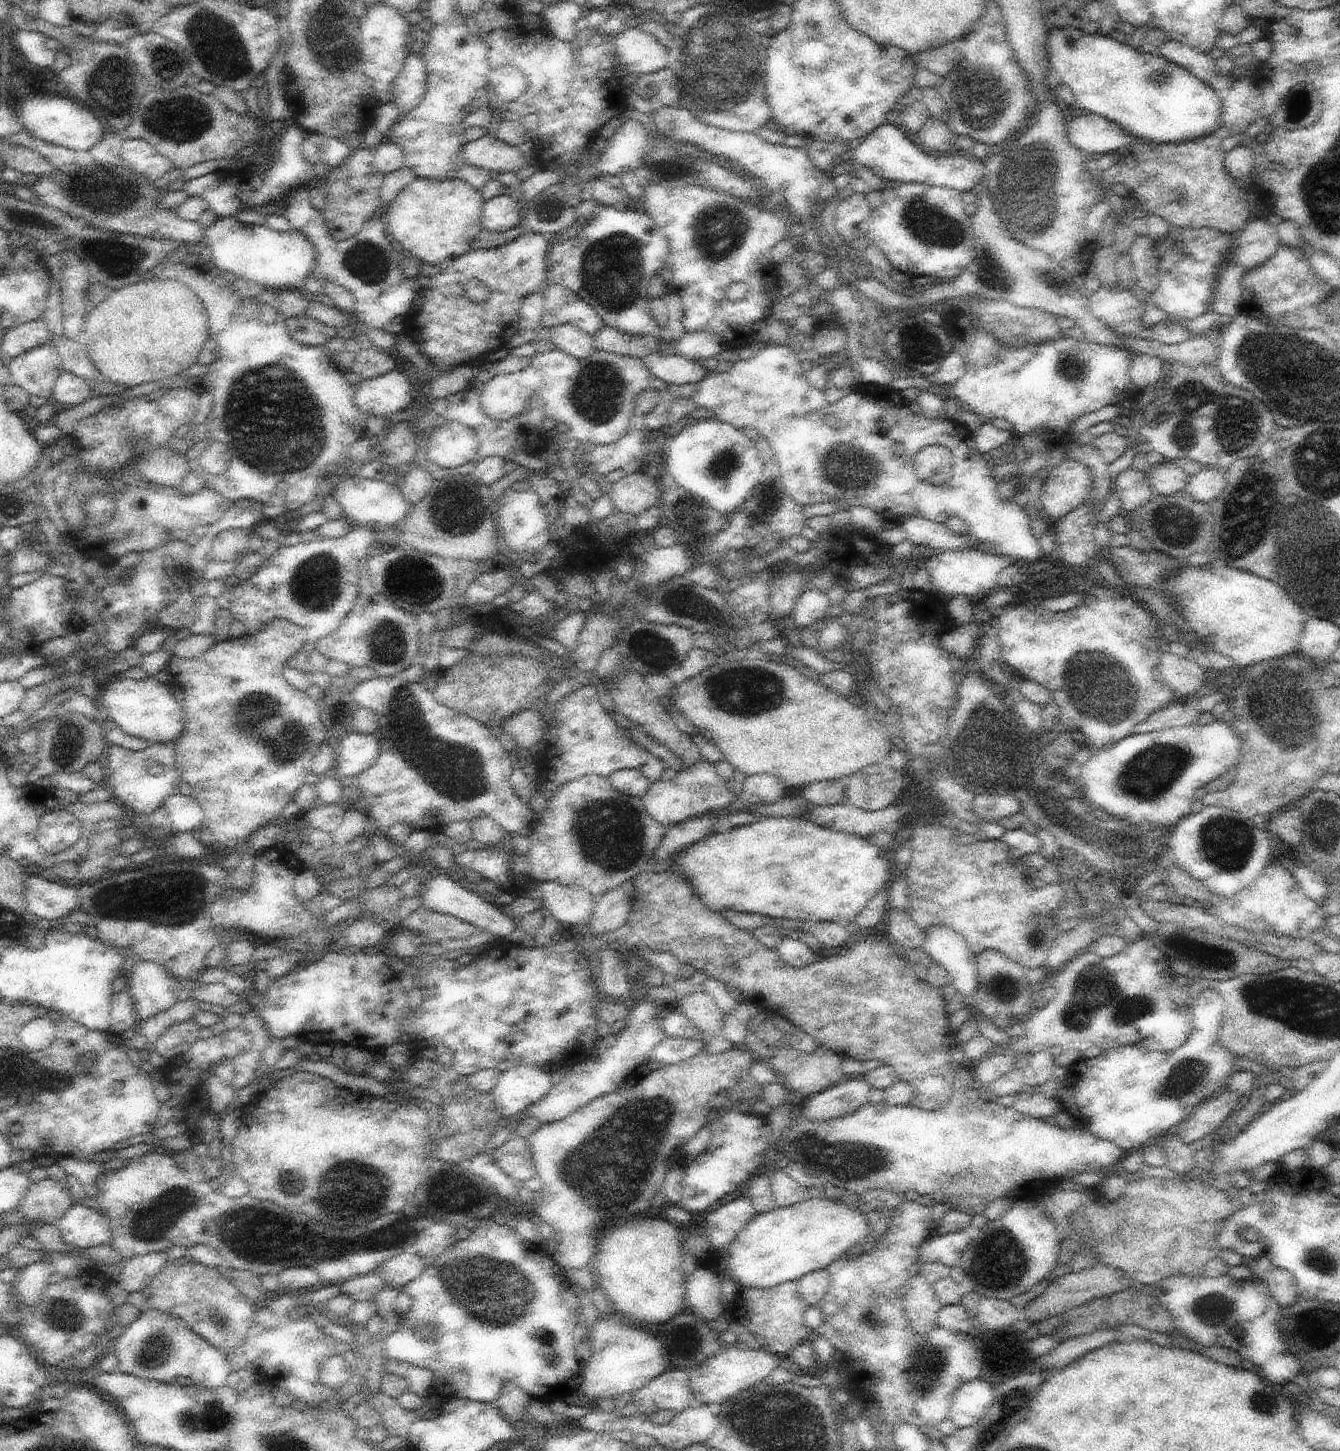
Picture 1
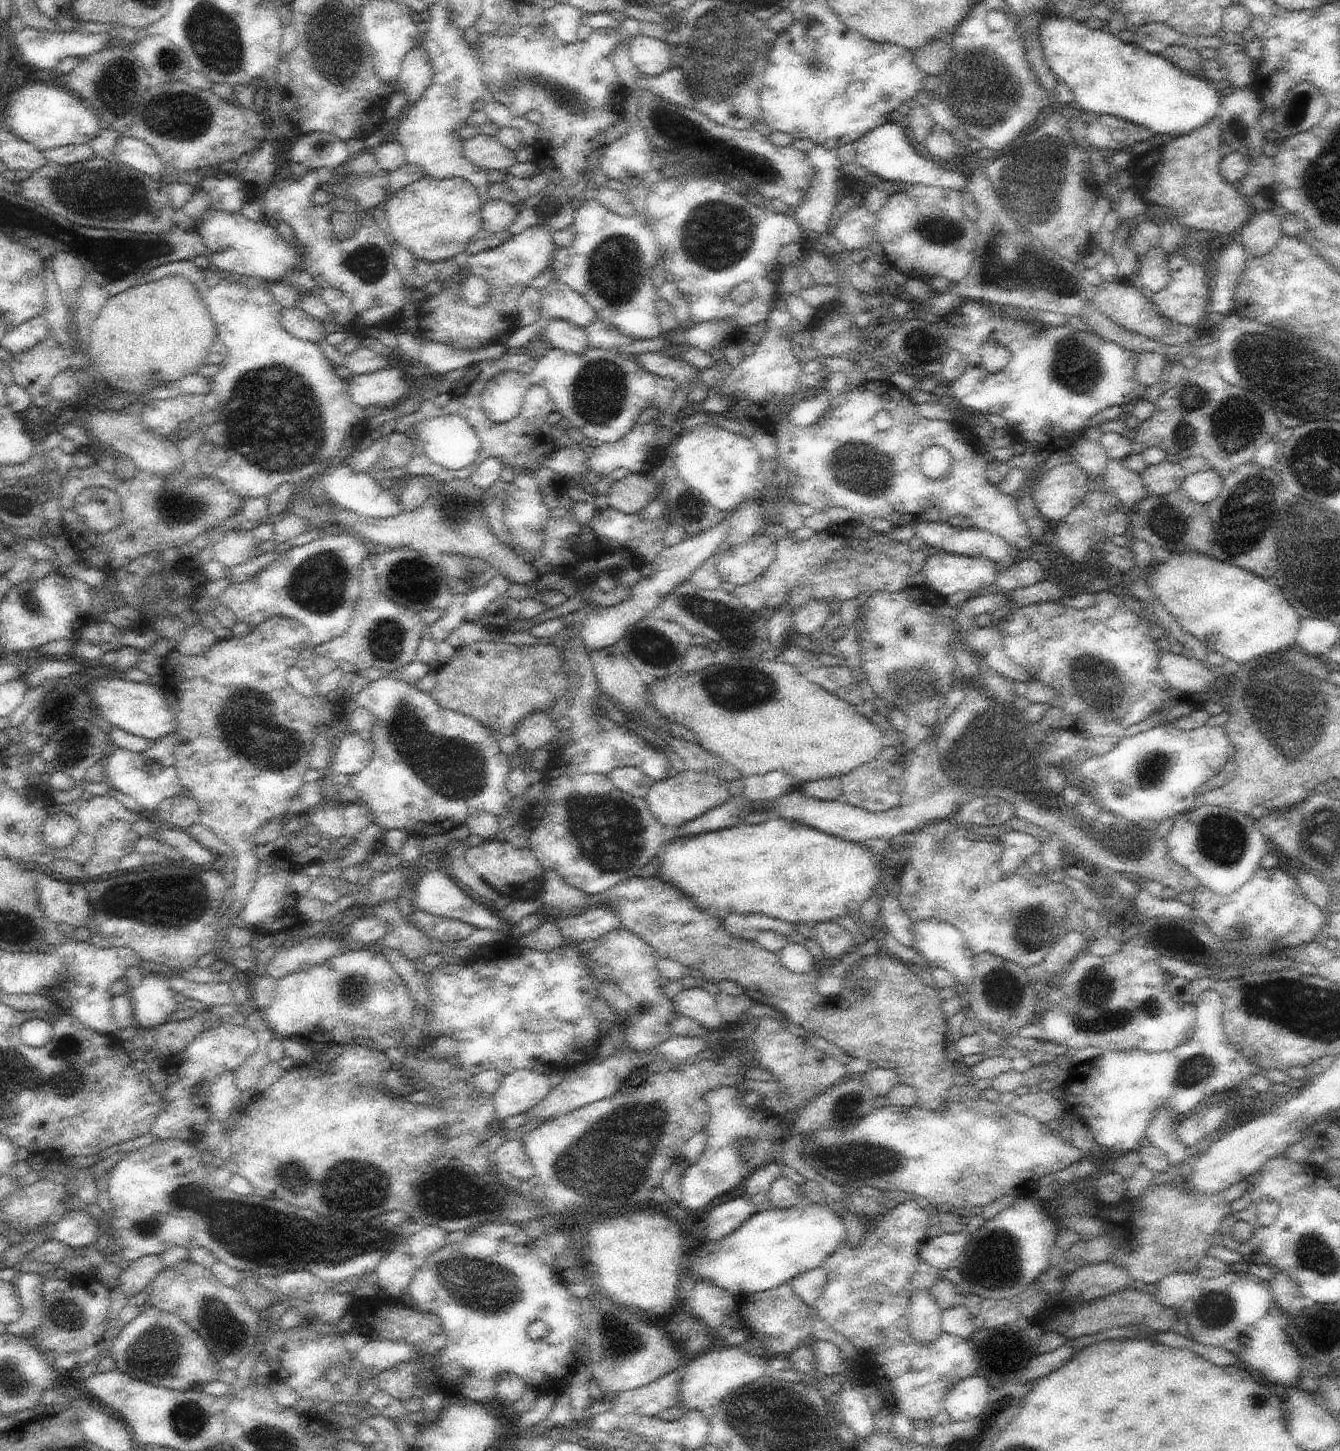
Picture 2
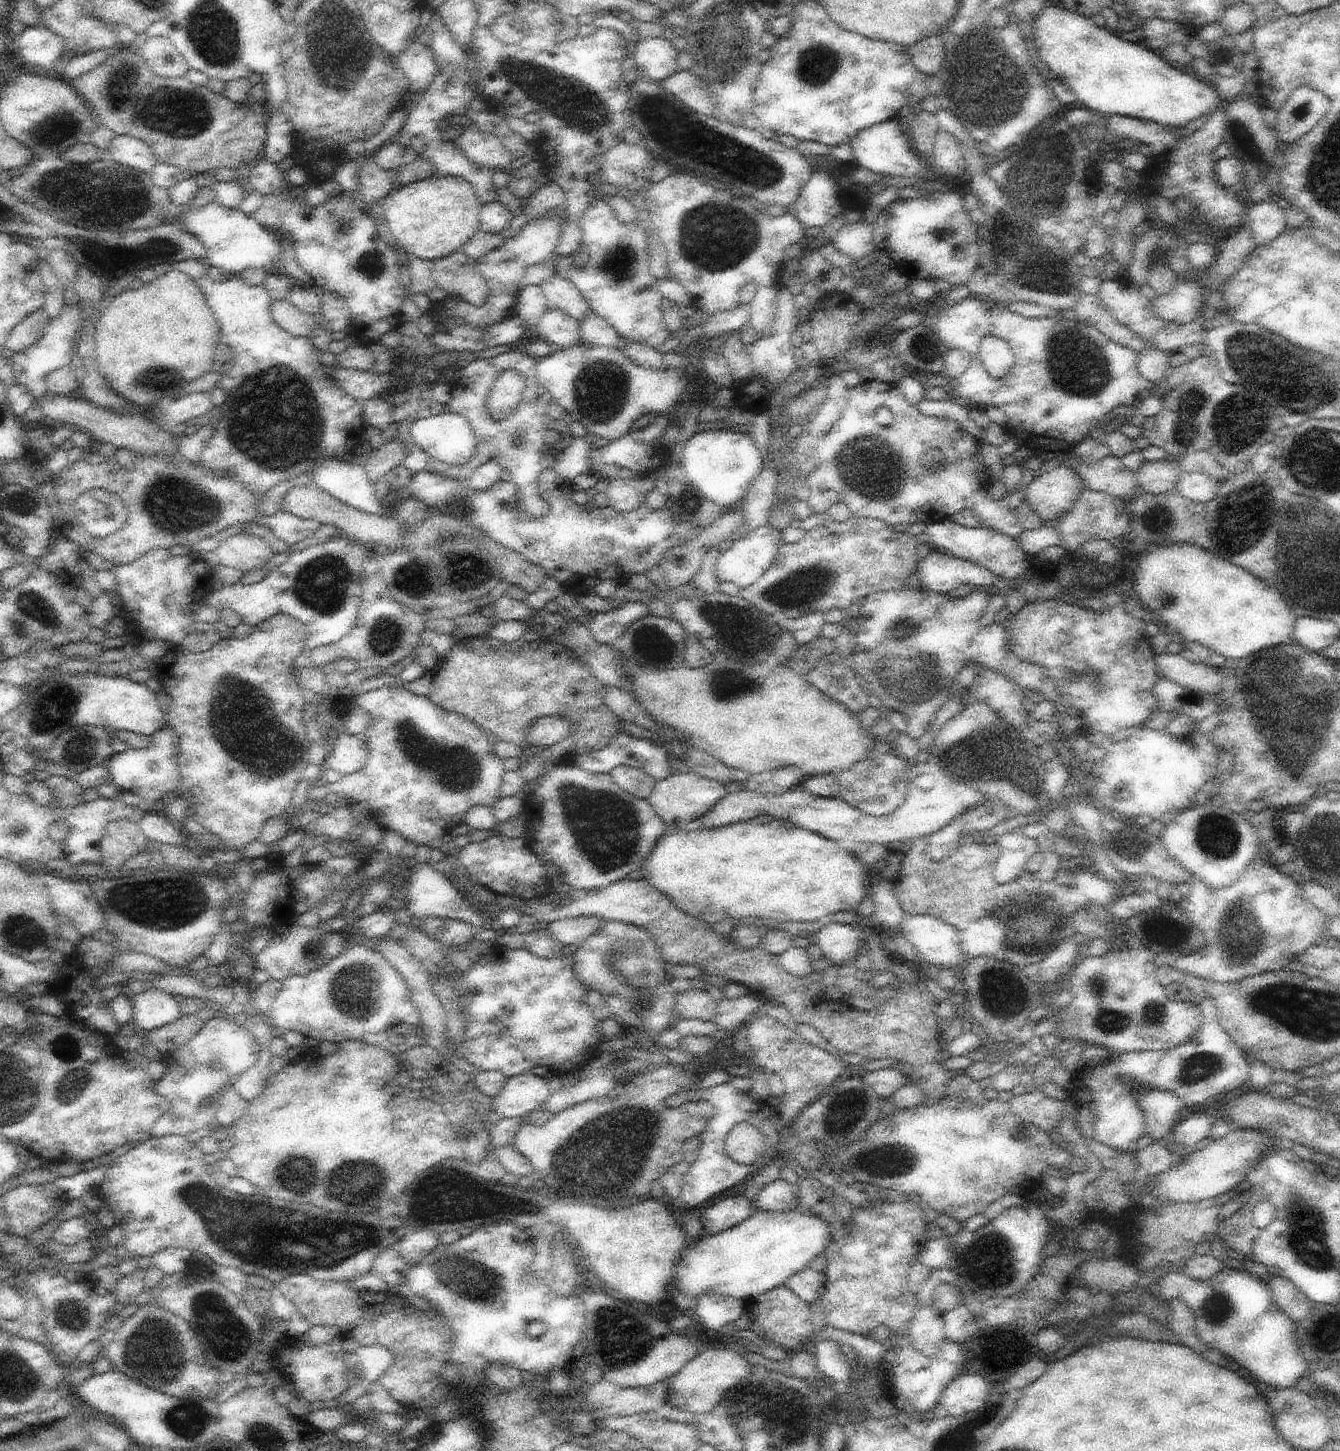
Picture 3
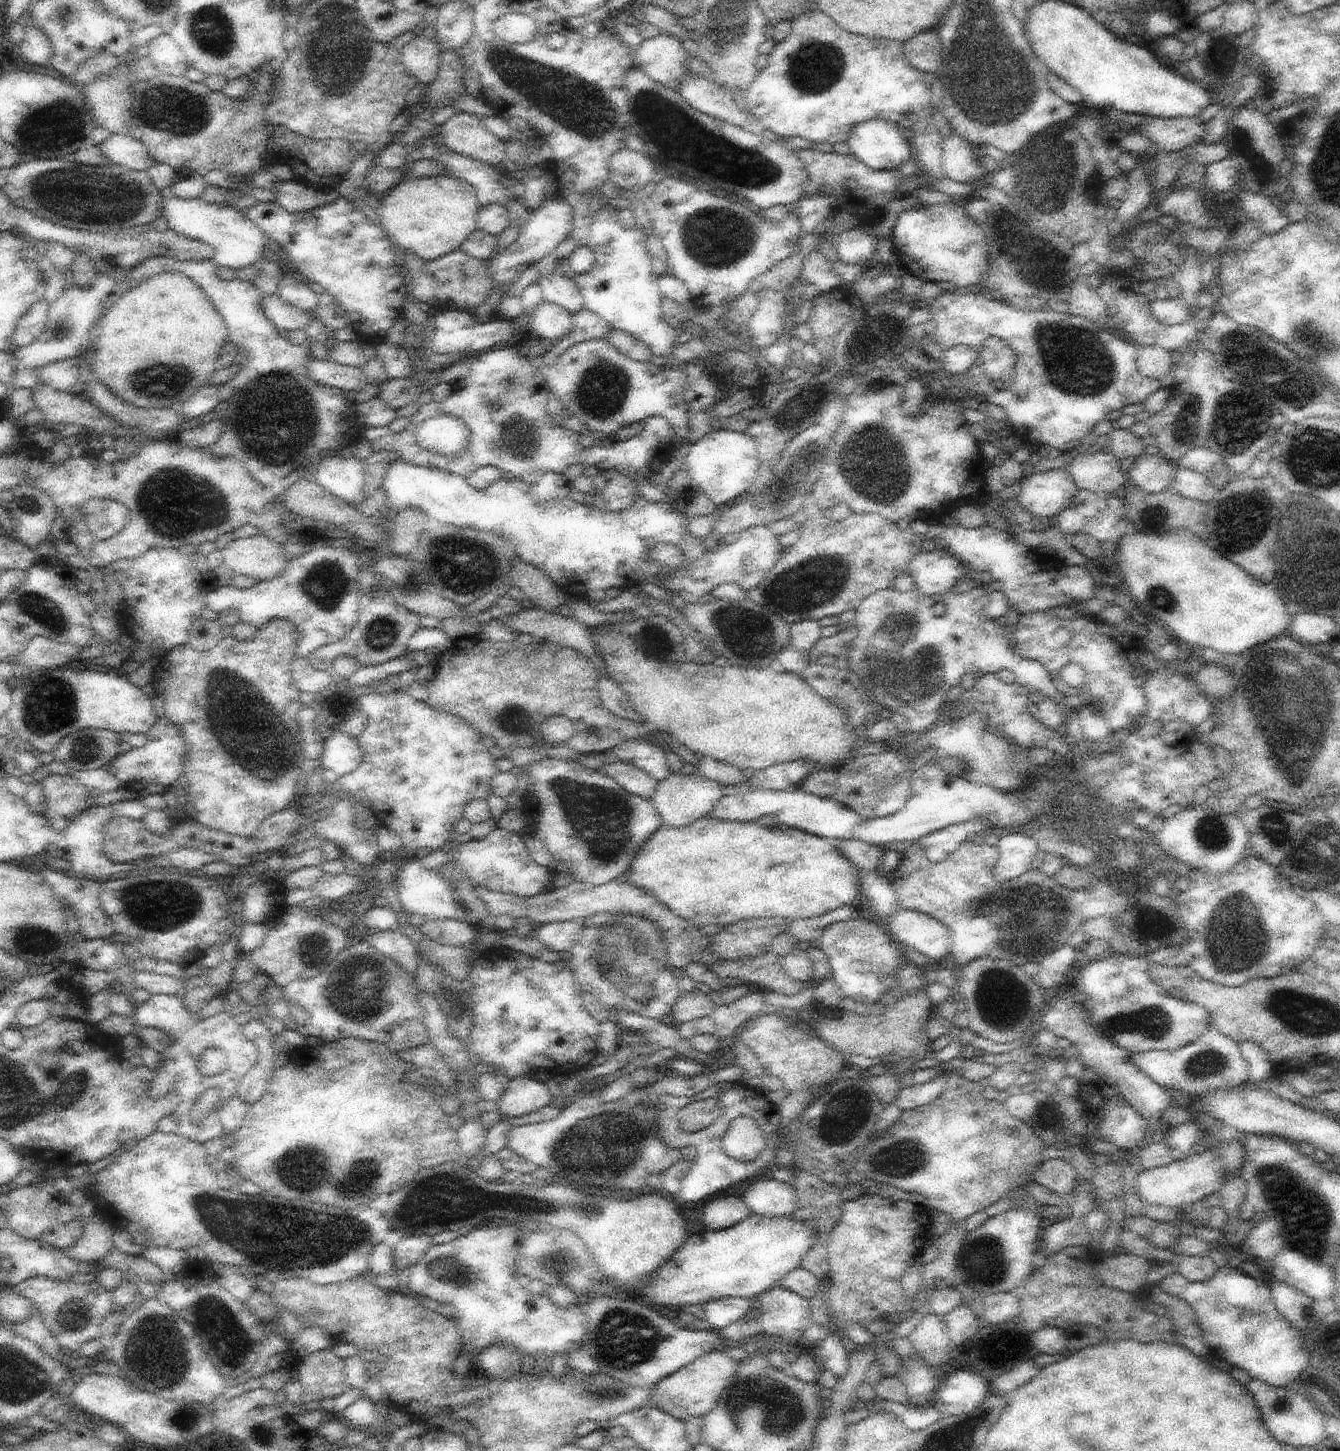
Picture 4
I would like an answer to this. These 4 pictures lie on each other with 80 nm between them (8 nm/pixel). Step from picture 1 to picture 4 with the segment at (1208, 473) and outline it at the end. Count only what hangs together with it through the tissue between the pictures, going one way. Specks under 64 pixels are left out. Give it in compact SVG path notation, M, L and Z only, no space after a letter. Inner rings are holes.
M1189 468L1178 469L1173 485L1182 496L1198 499L1202 502L1212 500L1219 491L1217 486L1213 485L1204 474Z

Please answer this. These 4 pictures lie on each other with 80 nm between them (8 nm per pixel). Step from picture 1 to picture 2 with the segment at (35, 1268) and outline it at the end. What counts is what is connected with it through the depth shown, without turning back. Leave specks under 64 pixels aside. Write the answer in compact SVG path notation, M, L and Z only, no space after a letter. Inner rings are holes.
M19 1272L15 1279L19 1297L23 1306L21 1317L6 1325L6 1331L19 1337L32 1339L39 1332L43 1321L43 1282L46 1276L39 1273Z

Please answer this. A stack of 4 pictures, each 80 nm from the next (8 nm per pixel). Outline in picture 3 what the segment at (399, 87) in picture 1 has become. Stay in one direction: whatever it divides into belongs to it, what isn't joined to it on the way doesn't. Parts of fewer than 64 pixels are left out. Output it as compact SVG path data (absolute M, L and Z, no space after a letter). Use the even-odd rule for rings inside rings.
M420 39L413 40L398 57L399 67L409 78L410 92L422 95L439 73L439 66L430 45L426 45Z

